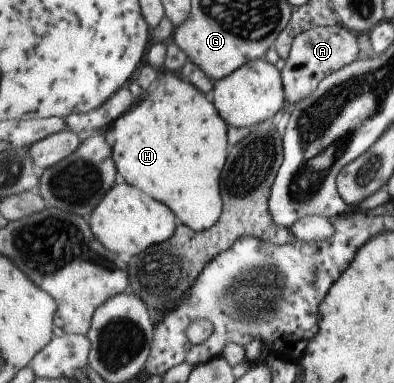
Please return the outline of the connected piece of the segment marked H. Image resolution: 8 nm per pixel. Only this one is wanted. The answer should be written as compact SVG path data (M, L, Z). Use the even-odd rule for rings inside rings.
M161 71L160 80L148 96L135 108L125 112L112 124L113 159L117 169L130 184L142 188L145 193L156 197L174 208L176 216L196 232L212 228L221 218L225 202L222 200L220 176L228 156L228 128L216 105L201 89L176 73Z

